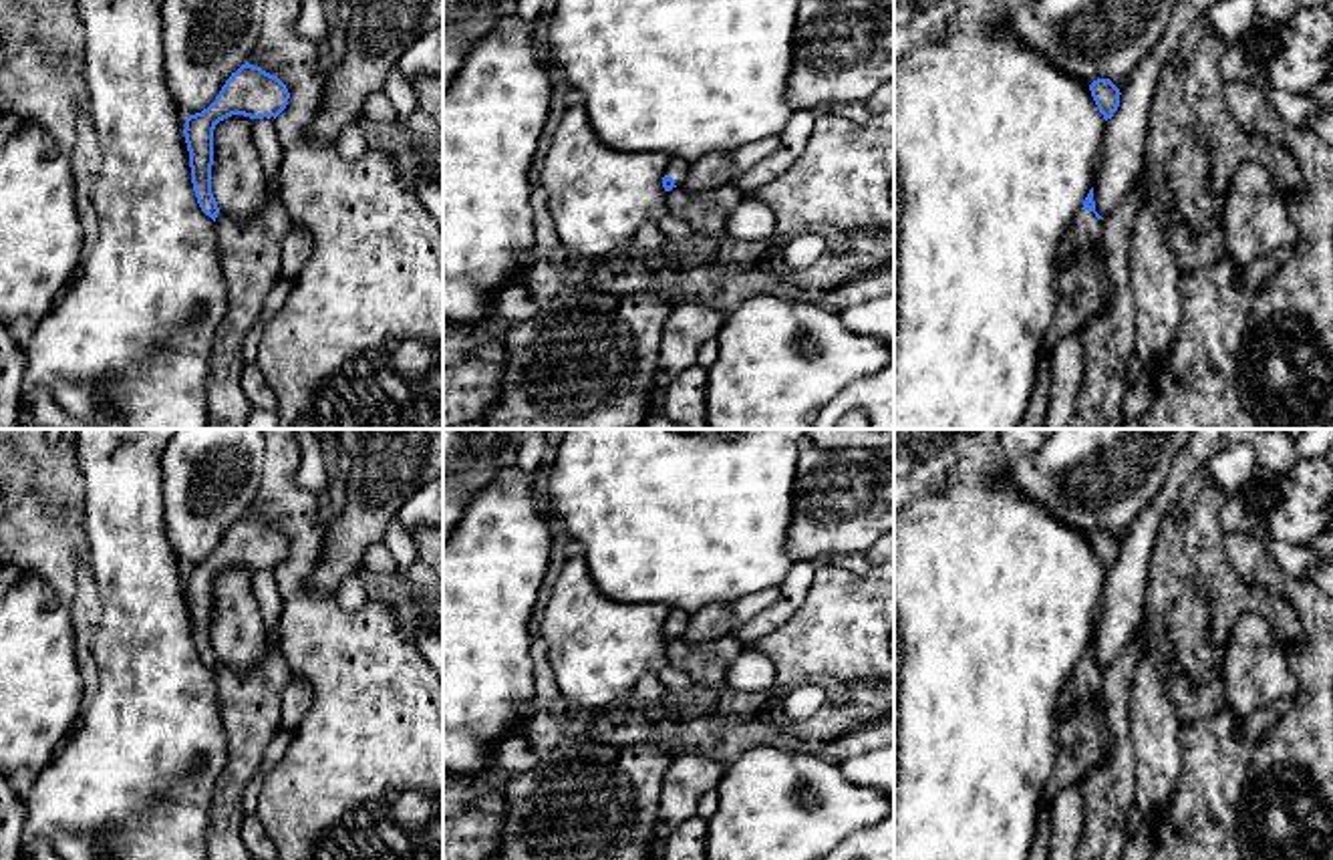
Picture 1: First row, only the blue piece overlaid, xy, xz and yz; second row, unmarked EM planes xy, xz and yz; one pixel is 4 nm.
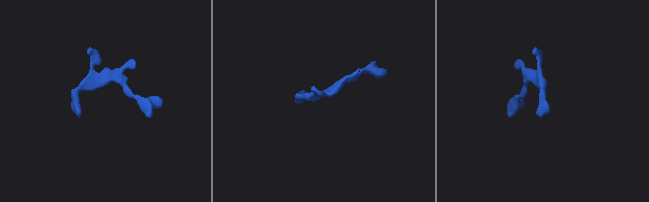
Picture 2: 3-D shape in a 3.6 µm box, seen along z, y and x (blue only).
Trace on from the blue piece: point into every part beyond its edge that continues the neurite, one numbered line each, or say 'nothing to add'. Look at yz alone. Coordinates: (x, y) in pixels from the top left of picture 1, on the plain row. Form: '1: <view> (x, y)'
1: yz (1086, 683)

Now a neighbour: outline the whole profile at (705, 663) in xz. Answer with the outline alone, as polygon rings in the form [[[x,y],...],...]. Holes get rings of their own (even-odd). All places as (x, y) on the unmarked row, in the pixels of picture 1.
[[[735,634],[695,644],[685,638],[673,638],[666,642],[666,665],[687,673],[693,685],[725,689],[727,671],[741,649],[743,642]]]

